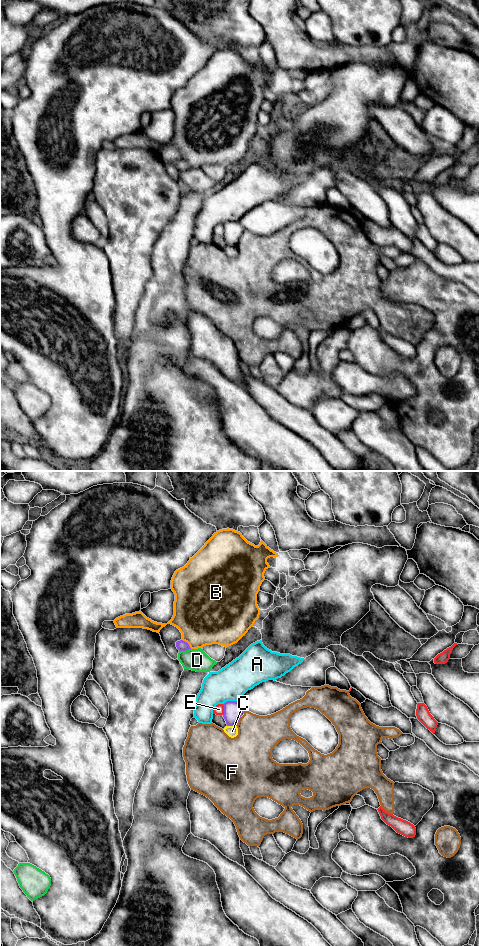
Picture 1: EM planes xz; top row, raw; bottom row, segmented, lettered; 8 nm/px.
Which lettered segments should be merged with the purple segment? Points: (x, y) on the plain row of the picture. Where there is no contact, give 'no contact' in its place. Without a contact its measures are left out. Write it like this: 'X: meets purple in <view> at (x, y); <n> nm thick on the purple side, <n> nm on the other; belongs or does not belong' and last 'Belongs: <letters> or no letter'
A: meets purple in xz at (230, 221); 150 nm thick on the purple side, 280 nm on the other; does not belong
B: meets purple in xz at (187, 163); 90 nm thick on the purple side, 440 nm on the other; does not belong
C: meets purple in xz at (232, 245); 150 nm thick on the purple side, 100 nm on the other; does not belong
D: meets purple in xz at (184, 170); 90 nm thick on the purple side, 180 nm on the other; does not belong
E: meets purple in xz at (224, 229); 150 nm thick on the purple side, 80 nm on the other; does not belong
F: meets purple in xz at (238, 241); 150 nm thick on the purple side, 320 nm on the other; does not belong
Belongs: no letter

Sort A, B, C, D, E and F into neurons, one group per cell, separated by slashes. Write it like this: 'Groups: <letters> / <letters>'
Groups: A / B / C / D / E / F

